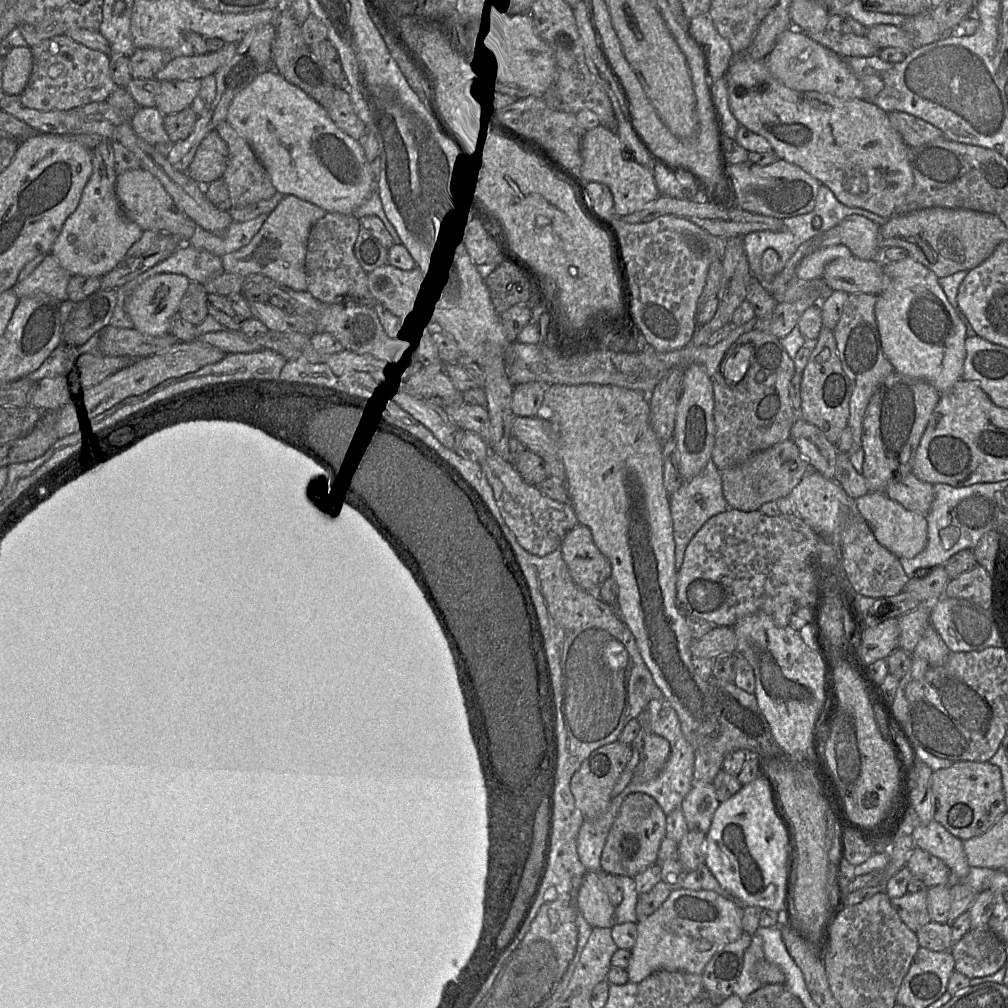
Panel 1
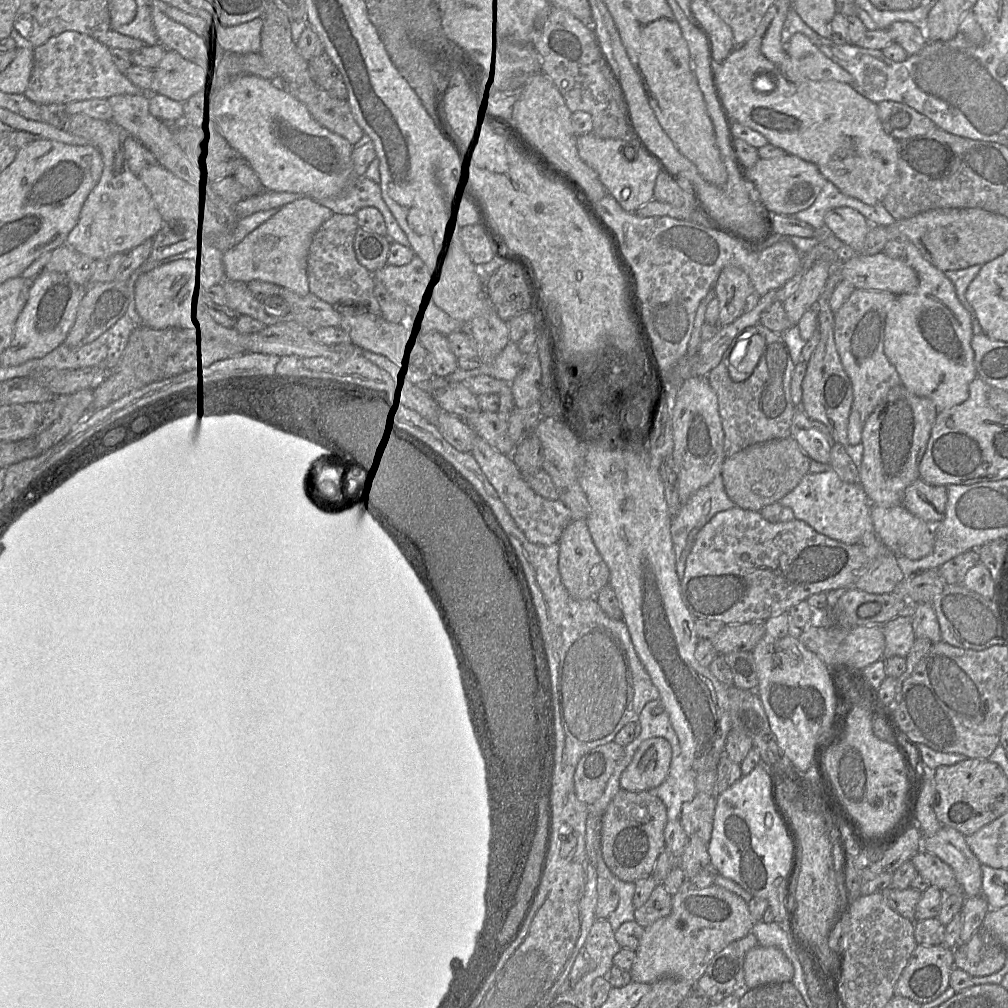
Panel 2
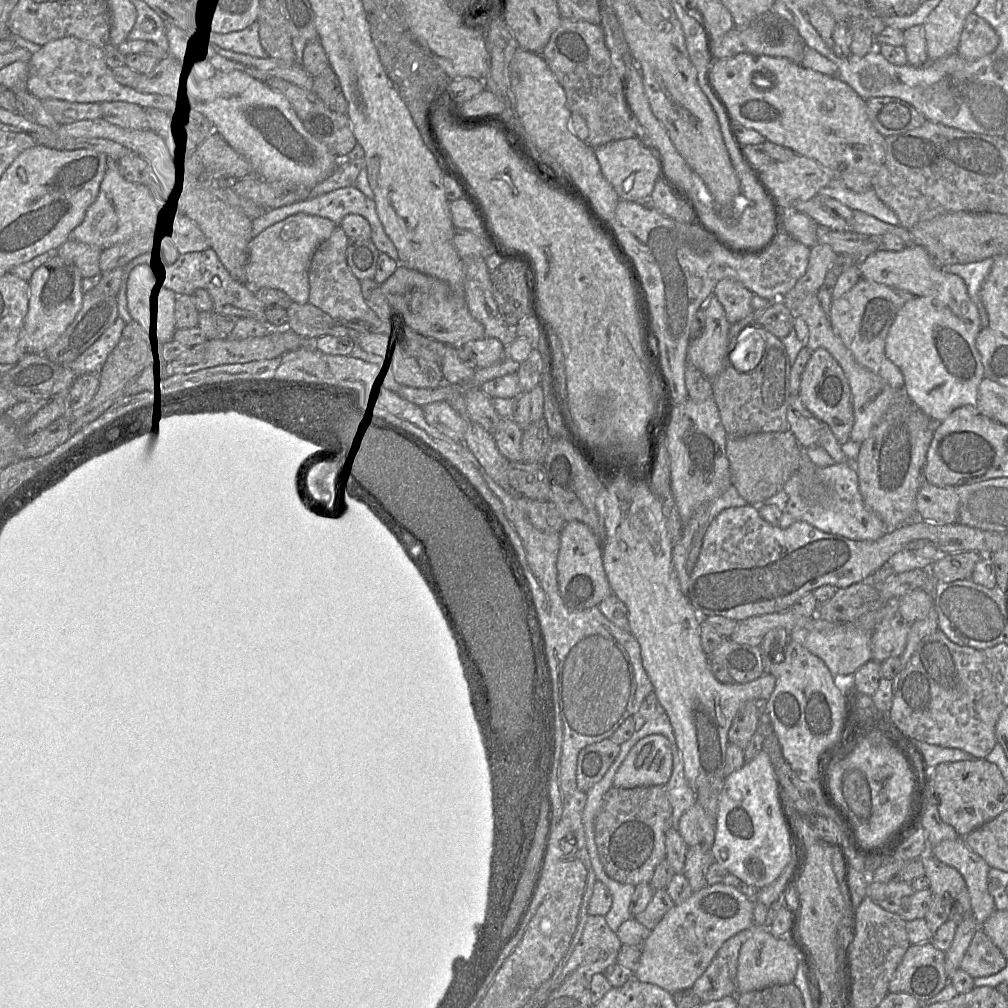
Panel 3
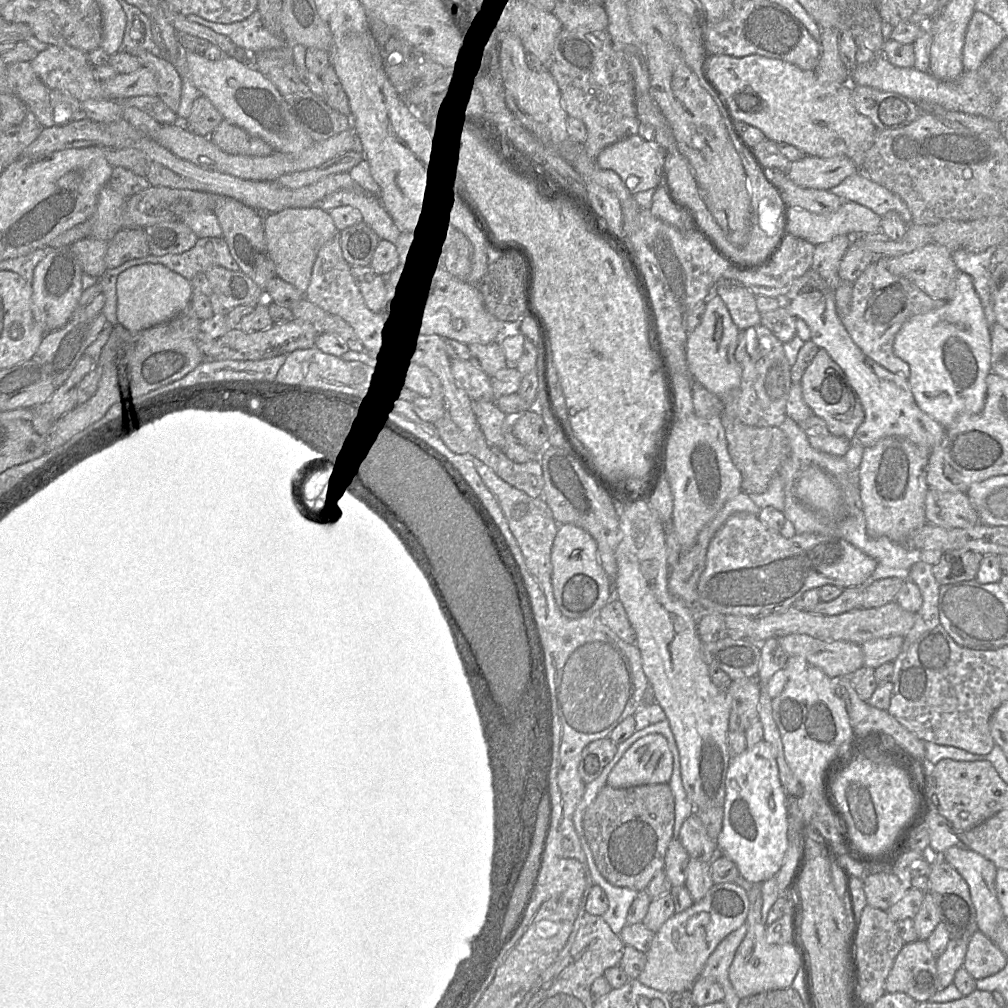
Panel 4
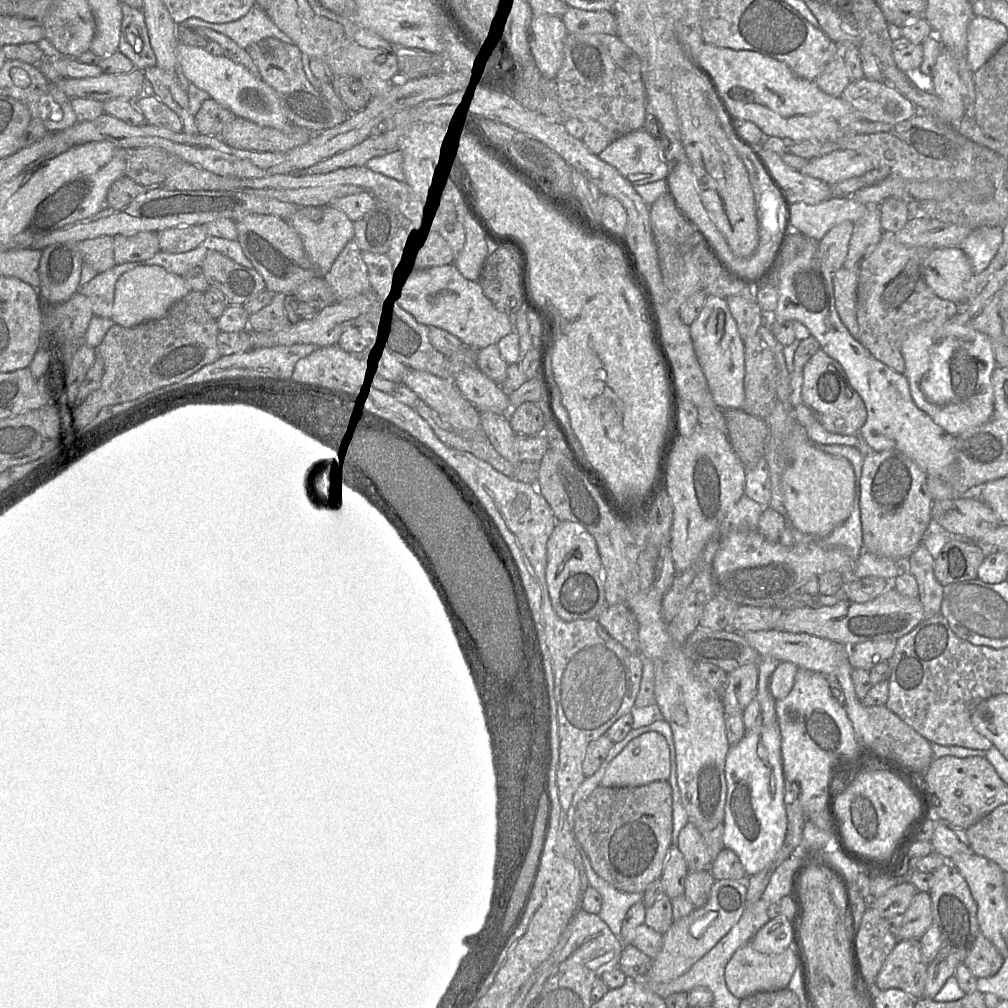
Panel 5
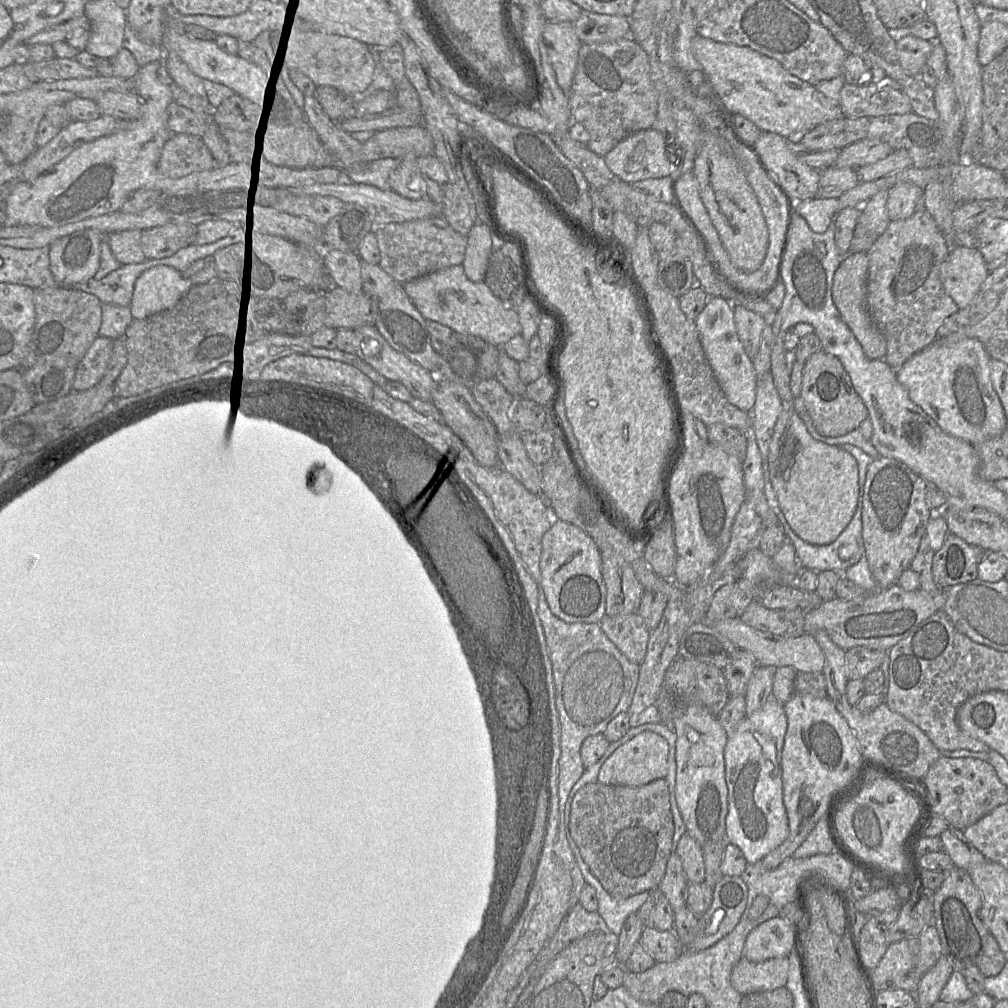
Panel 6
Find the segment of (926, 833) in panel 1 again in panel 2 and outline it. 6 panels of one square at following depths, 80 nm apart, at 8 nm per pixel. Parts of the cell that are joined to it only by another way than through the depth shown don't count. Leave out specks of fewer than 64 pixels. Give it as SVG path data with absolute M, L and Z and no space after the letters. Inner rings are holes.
M942 826L933 836L922 837L922 849L934 854L954 871L967 898L982 895L982 864L968 847L965 836Z

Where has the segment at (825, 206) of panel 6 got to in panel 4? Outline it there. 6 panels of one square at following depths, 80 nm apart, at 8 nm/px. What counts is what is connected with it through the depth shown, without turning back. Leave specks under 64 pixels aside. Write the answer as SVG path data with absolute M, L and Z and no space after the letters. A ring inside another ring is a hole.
M842 201L840 207L831 213L817 214L799 207L790 207L789 221L787 226L789 234L802 238L814 246L827 242L838 235L857 235L857 234L872 234L881 230L881 217L874 213L869 208L862 206L856 202Z

